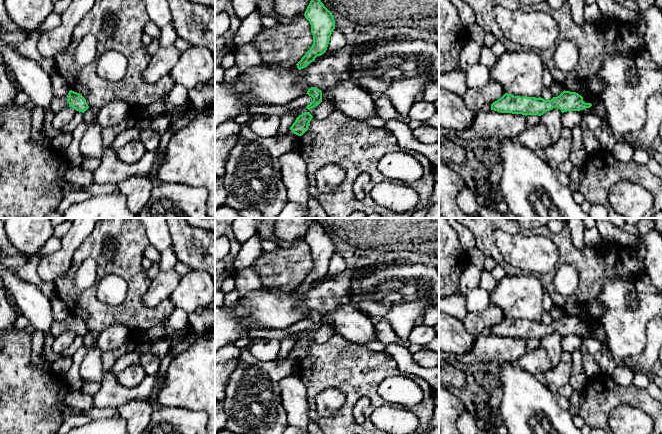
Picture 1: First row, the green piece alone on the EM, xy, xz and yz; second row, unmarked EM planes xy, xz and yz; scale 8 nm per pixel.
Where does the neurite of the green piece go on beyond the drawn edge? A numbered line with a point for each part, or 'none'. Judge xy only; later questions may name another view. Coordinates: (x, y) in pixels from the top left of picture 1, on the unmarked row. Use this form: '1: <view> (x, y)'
1: xy (58, 327)

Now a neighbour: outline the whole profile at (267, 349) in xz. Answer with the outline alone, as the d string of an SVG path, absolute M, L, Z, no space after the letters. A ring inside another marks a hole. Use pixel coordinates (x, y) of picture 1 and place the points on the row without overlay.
M263 339L251 347L249 353L260 361L274 361L280 350L280 341L276 339Z

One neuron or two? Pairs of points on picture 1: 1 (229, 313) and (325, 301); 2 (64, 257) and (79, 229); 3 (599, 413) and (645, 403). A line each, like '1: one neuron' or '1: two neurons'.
1: one neuron
2: one neuron
3: one neuron

